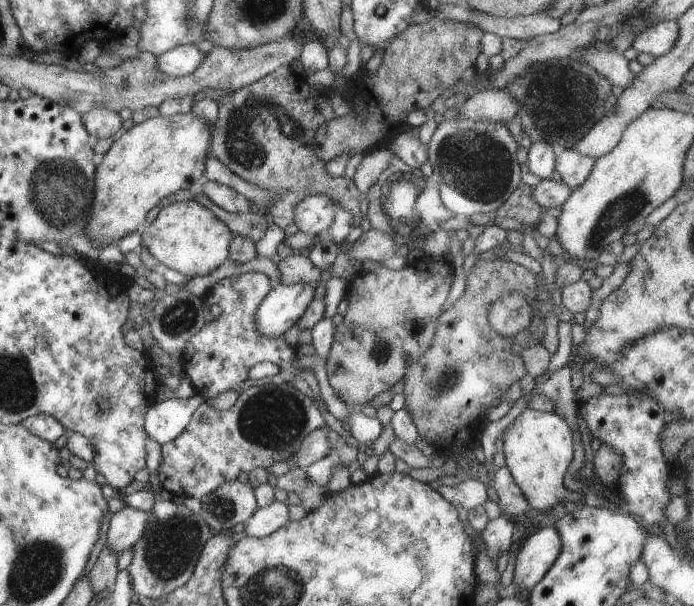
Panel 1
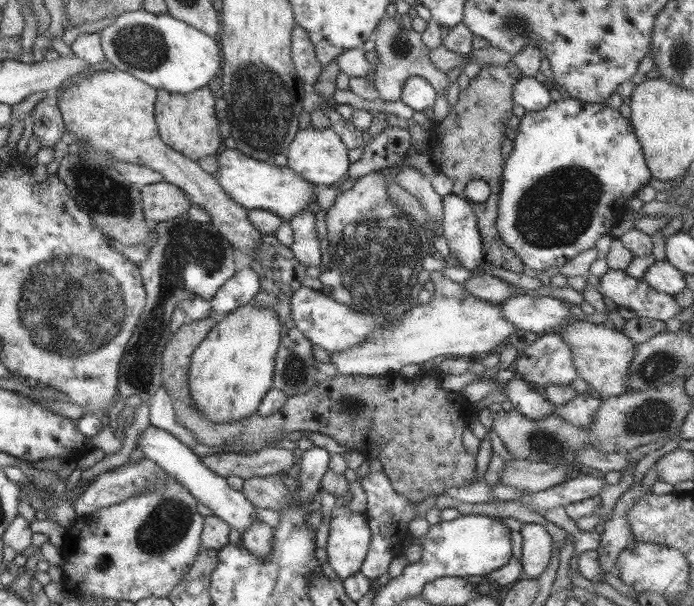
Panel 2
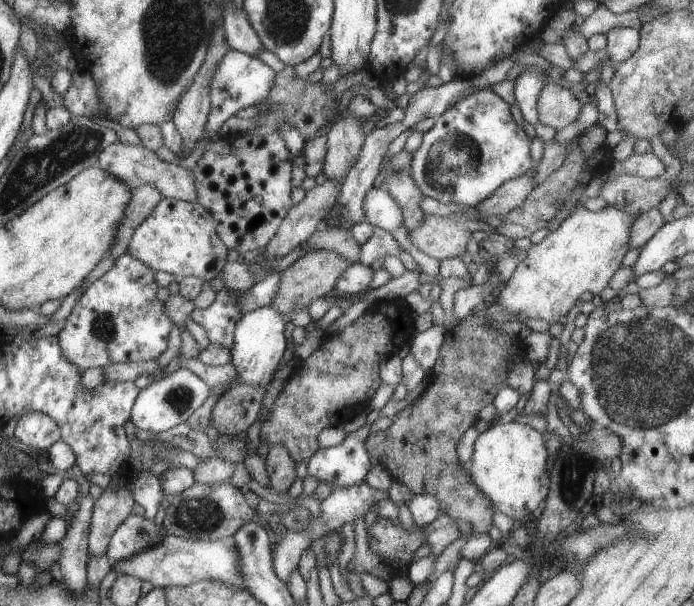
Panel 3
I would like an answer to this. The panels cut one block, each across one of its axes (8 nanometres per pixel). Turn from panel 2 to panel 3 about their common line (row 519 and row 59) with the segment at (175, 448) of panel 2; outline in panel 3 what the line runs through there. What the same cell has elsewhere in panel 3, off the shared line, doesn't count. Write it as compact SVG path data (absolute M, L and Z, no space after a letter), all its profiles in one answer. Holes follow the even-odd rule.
M229 49L227 54L219 60L215 66L211 80L209 80L209 100L210 107L207 113L206 123L202 134L209 136L213 132L218 132L219 127L229 116L233 116L238 110L256 105L261 102L269 90L275 84L275 73L259 59L247 56L242 52Z

